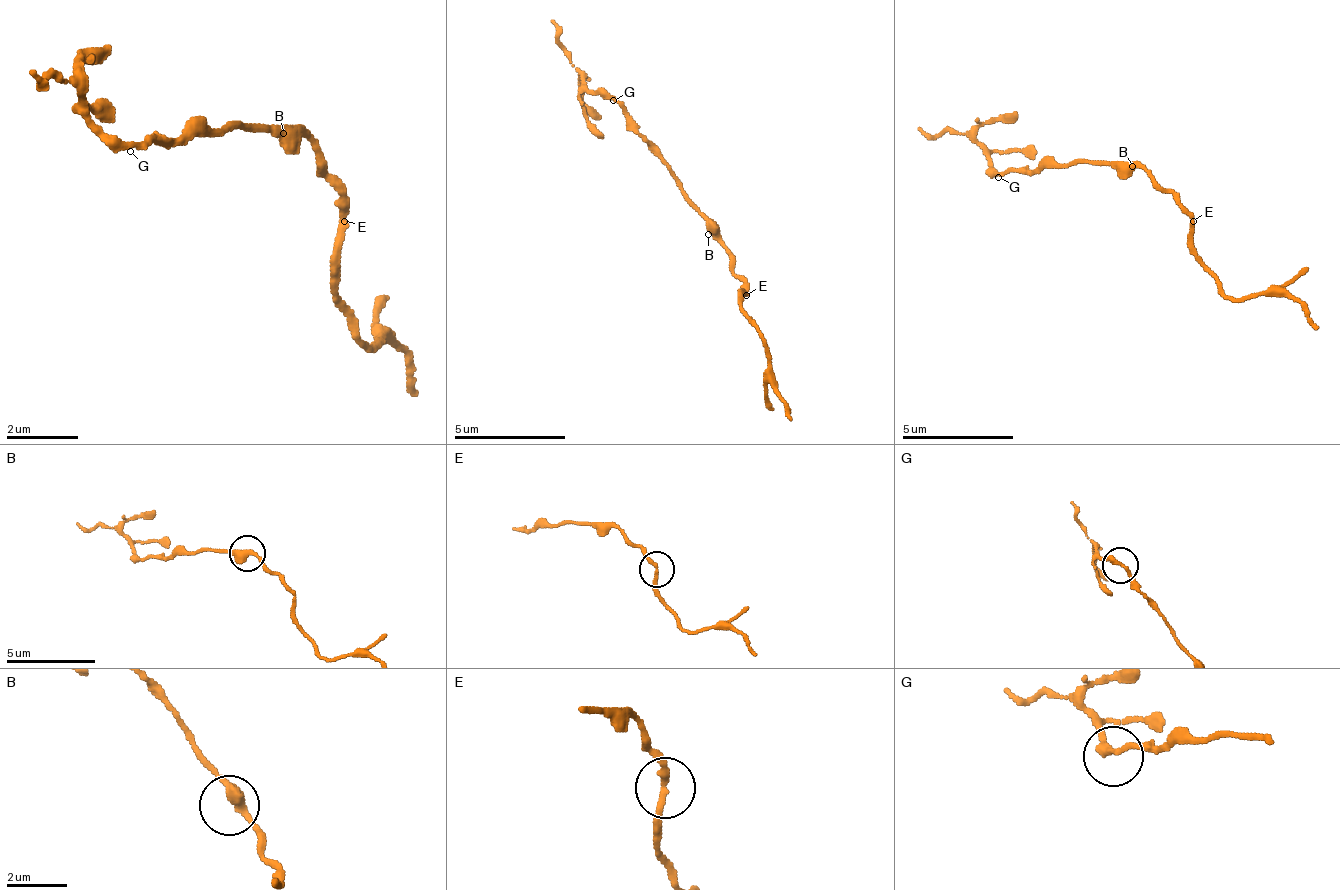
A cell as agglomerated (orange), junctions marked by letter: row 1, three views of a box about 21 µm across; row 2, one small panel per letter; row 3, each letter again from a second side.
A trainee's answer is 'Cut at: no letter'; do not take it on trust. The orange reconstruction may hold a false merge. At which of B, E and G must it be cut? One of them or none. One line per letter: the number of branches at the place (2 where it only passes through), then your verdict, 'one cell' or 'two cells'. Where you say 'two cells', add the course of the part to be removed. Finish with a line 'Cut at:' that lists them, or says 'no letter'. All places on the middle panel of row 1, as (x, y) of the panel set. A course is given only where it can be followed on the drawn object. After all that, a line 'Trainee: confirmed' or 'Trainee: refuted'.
B: 2 | one cell
E: 2 | one cell
G: 2 | one cell
Cut at: no letter
Trainee: confirmed

